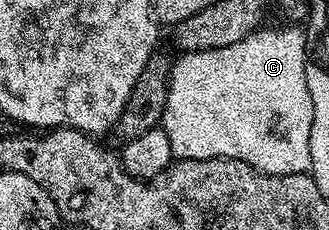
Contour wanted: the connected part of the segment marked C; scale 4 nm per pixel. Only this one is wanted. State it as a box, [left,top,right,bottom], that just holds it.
[160,25,313,175]

